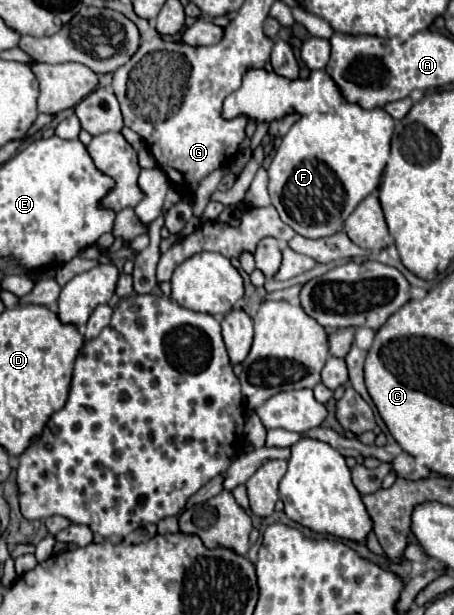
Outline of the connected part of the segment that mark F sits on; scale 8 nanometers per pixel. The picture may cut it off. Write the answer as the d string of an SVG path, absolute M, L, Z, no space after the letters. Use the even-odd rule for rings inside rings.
M342 103L330 113L308 113L292 125L292 129L282 137L282 143L268 167L268 193L272 205L280 213L280 219L290 225L298 235L308 239L330 237L338 233L346 217L356 209L356 205L374 193L380 185L384 167L390 157L390 141L394 133L394 119L384 113L384 109L362 109L360 105Z

